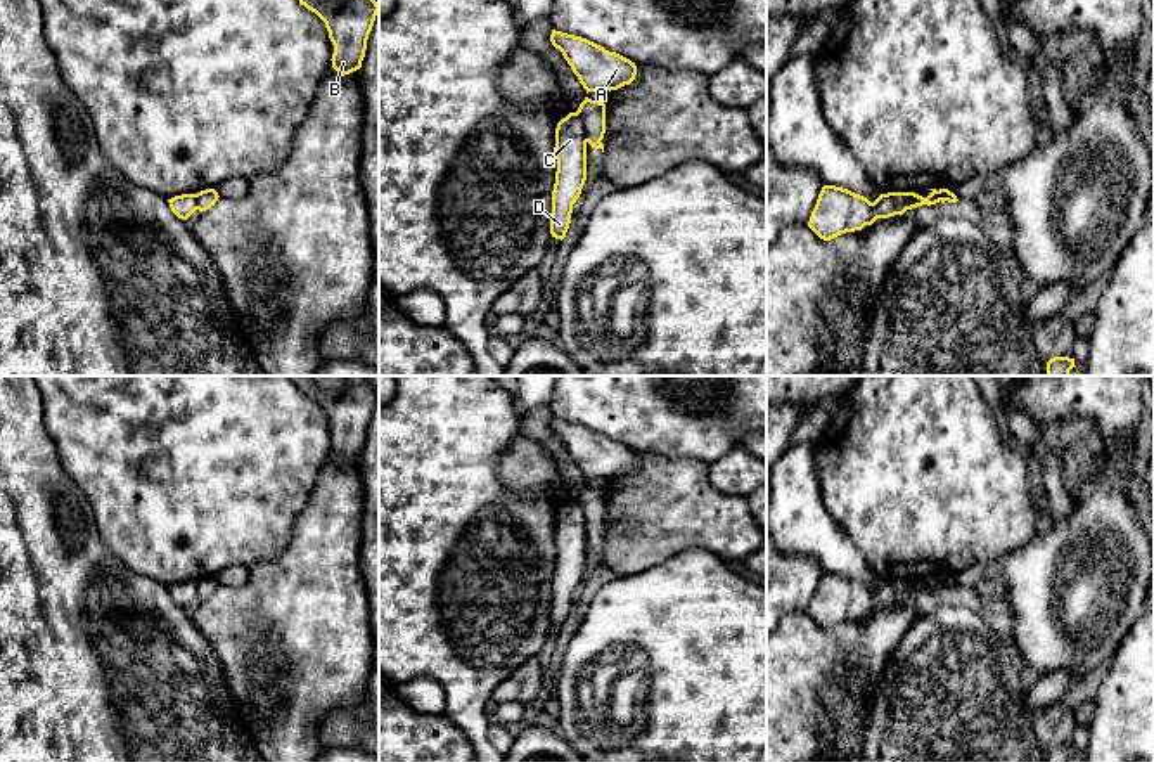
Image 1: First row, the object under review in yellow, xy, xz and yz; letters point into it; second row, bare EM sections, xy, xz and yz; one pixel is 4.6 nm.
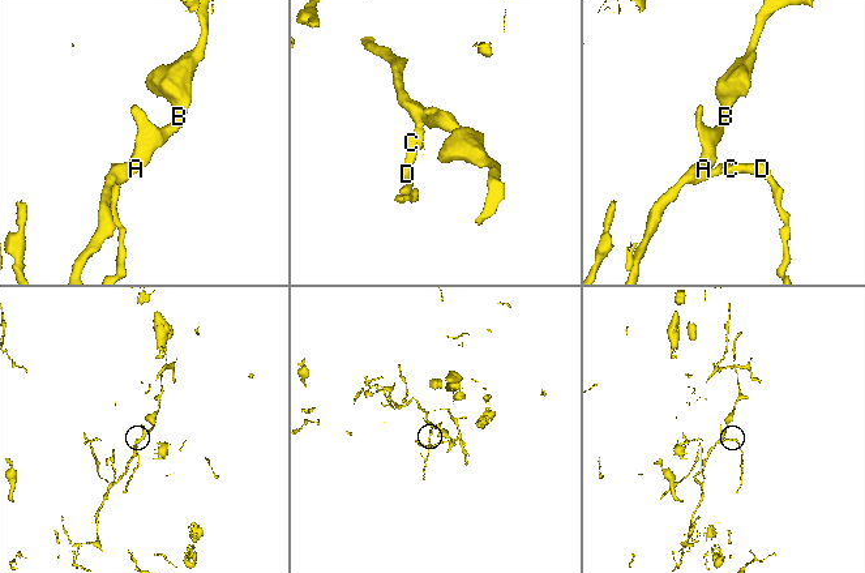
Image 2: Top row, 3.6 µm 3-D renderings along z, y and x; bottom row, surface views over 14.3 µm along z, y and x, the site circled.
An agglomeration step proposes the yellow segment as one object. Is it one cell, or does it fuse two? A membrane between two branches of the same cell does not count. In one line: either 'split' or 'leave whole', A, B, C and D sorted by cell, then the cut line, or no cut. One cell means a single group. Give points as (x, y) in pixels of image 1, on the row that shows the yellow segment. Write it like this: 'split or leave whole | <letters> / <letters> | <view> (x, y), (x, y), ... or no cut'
split | A B / C D | xz (576, 111), (587, 141)

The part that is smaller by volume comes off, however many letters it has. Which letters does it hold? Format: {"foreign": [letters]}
{"foreign": ["A", "B"]}

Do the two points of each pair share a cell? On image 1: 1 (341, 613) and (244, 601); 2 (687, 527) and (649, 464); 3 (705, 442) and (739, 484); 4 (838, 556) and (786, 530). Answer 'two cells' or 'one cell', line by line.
1: one cell
2: one cell
3: two cells
4: one cell

